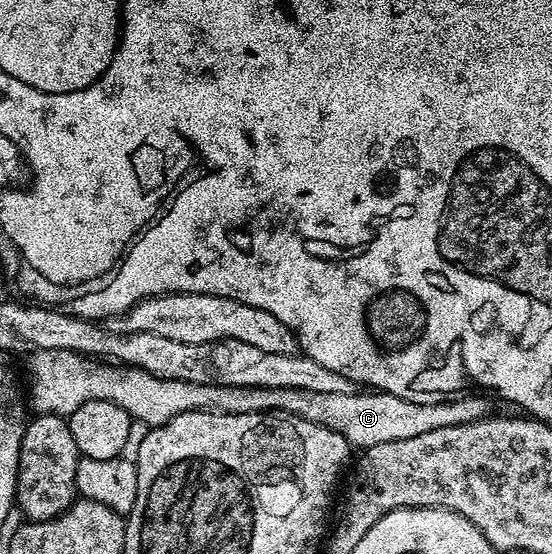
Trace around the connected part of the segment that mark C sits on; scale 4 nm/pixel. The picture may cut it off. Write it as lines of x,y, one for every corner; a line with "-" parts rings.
33,349
27,354
29,386
44,381
44,414
55,413
57,417
69,418
82,403
91,401
109,401
122,407
133,419
141,421
143,425
155,427
165,425
179,413
192,413
195,409
207,409
213,413
267,413
269,411
283,411
285,414
301,417
319,425
330,427
338,431
348,441
349,446
363,451
378,443
390,443
394,439
408,439
413,435
422,435
422,431
434,431
438,427
450,427
458,423
470,423
479,417
489,416
490,409
480,397
461,396
454,401
442,403
410,403
406,399
398,399
398,395
381,393
379,391
353,391
350,393
315,393
306,389
239,389
229,385
199,385
186,381
165,381
156,377
145,369
135,367
121,367
119,364
101,363
91,356
76,353
73,349

